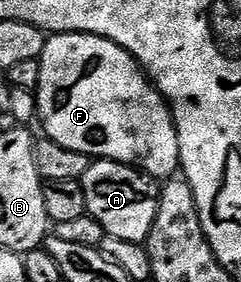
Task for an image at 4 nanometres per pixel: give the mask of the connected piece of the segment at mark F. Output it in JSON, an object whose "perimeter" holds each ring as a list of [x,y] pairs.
{"perimeter":[[[55,33],[46,40],[41,56],[41,70],[39,71],[39,83],[35,90],[37,96],[37,117],[39,124],[45,128],[44,136],[50,141],[59,143],[59,147],[67,147],[67,151],[79,151],[90,159],[104,159],[118,161],[121,165],[131,165],[134,169],[140,169],[154,179],[169,179],[180,170],[181,155],[179,135],[173,122],[173,110],[161,96],[161,92],[153,86],[152,81],[145,76],[145,70],[134,57],[123,47],[119,47],[114,41],[108,41],[105,37],[96,37],[90,33]]]}

